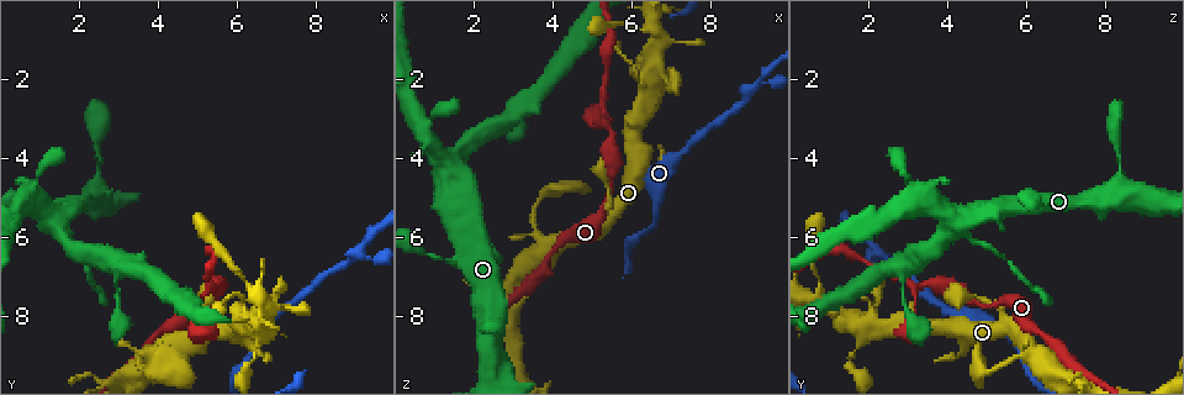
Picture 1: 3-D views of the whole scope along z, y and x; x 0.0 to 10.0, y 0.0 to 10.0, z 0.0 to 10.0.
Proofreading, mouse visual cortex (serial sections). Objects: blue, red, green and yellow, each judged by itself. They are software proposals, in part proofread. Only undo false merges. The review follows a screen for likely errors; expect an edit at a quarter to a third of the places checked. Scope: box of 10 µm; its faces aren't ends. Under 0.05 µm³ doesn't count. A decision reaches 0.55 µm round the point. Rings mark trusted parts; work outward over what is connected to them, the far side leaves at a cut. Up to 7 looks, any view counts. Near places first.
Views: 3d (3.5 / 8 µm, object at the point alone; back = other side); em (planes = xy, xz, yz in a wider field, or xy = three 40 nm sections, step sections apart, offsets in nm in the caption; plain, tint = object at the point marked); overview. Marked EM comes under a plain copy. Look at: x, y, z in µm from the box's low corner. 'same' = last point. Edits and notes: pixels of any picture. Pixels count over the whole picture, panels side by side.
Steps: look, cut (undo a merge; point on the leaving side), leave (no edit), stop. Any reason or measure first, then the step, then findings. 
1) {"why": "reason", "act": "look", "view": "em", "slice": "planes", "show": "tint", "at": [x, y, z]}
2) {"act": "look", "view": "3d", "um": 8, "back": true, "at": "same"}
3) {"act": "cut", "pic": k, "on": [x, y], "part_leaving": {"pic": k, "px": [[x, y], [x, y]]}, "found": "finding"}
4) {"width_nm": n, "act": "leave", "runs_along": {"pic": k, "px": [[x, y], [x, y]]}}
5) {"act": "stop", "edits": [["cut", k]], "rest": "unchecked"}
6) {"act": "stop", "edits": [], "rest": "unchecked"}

{"why": "thin arm on a thick one", "act": "look", "view": "3d", "um": 8, "at": [5.35, 7.25, 3.20]}

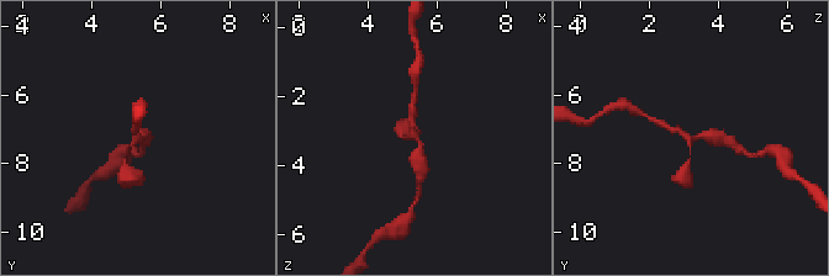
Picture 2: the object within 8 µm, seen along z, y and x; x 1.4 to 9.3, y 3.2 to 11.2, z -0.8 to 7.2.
{"why": "now the EM", "act": "look", "view": "em", "slice": "xy", "step": 2, "show": "tint", "at": "same"}

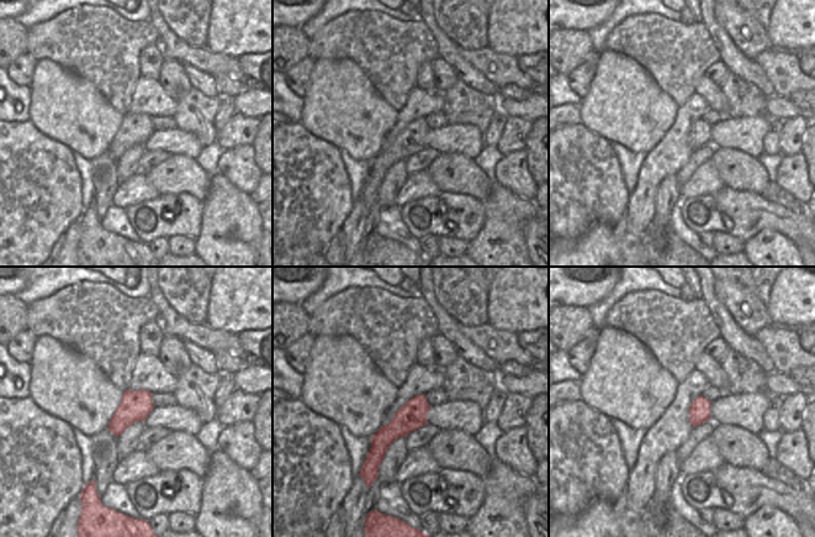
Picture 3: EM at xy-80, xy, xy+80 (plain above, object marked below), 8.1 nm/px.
{"arm_widths_nm": [100, 200, 400], "act": "leave", "runs_along": {"pic": 3, "px": [[423, 398], [372, 457]]}, "found": "continuous, no second cell"}

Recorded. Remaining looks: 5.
{"why": "four-way junction", "act": "look", "view": "3d", "um": 3.5, "at": [6.60, 8.40, 2.00]}

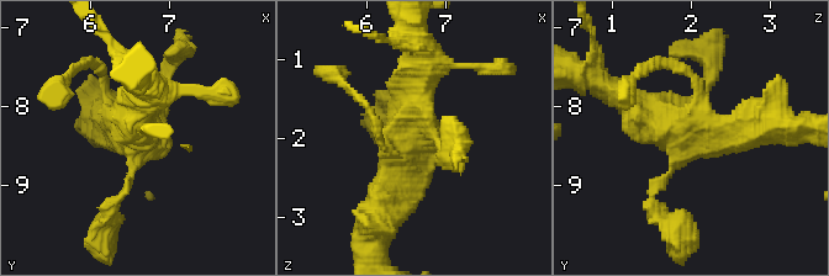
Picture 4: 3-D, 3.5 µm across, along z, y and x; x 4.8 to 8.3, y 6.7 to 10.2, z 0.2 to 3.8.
{"act": "look", "view": "em", "slice": "xy", "step": 1, "show": "tint", "at": [6.60, 8.40, 2.00]}

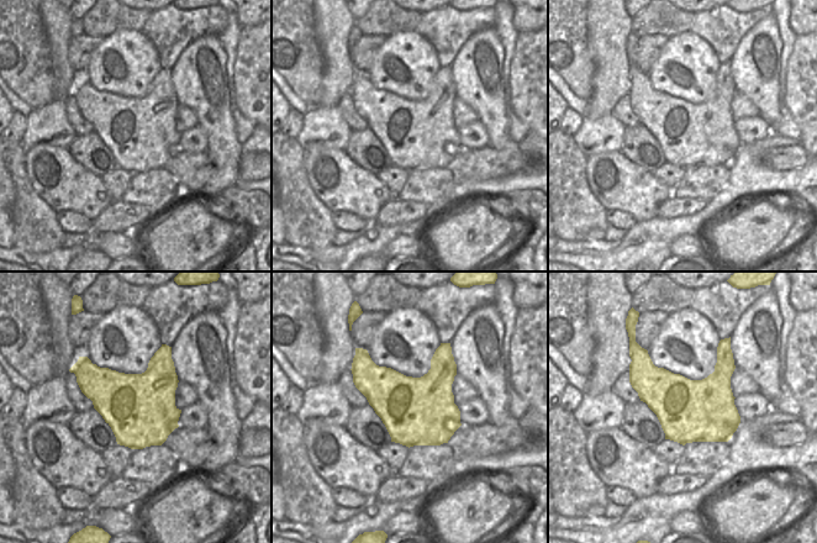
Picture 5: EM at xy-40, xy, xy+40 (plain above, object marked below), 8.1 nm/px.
{"act": "leave", "found": "all the same cell"}

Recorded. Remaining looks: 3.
{"why": "three arms meet", "act": "look", "view": "3d", "um": 8, "at": [9.05, 6.30, 2.30]}

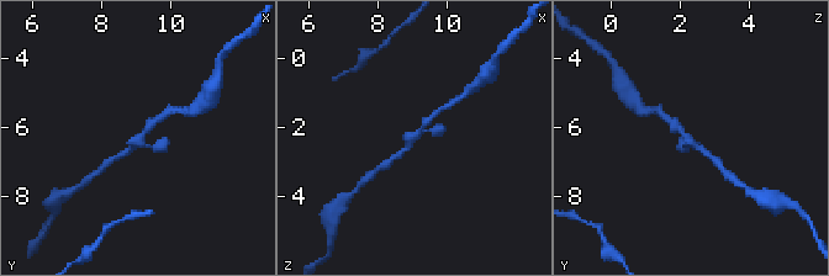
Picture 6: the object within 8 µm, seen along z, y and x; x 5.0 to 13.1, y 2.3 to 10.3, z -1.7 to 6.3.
{"act": "look", "view": "3d", "um": 3.5, "at": "same"}

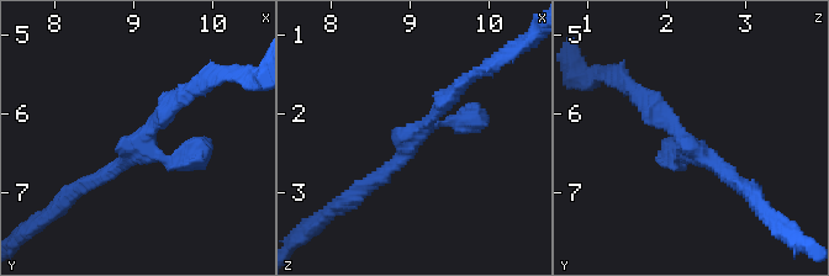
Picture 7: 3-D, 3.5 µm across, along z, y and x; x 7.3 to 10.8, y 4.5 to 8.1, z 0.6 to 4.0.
{"arm_widths_nm": [200, 200, 250], "act": "leave", "runs_along": {"pic": 7, "px": [[369, 185], [463, 84]]}, "found": "one cell here"}

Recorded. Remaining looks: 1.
{"act": "stop", "edits": [], "rest": "unchecked"}

